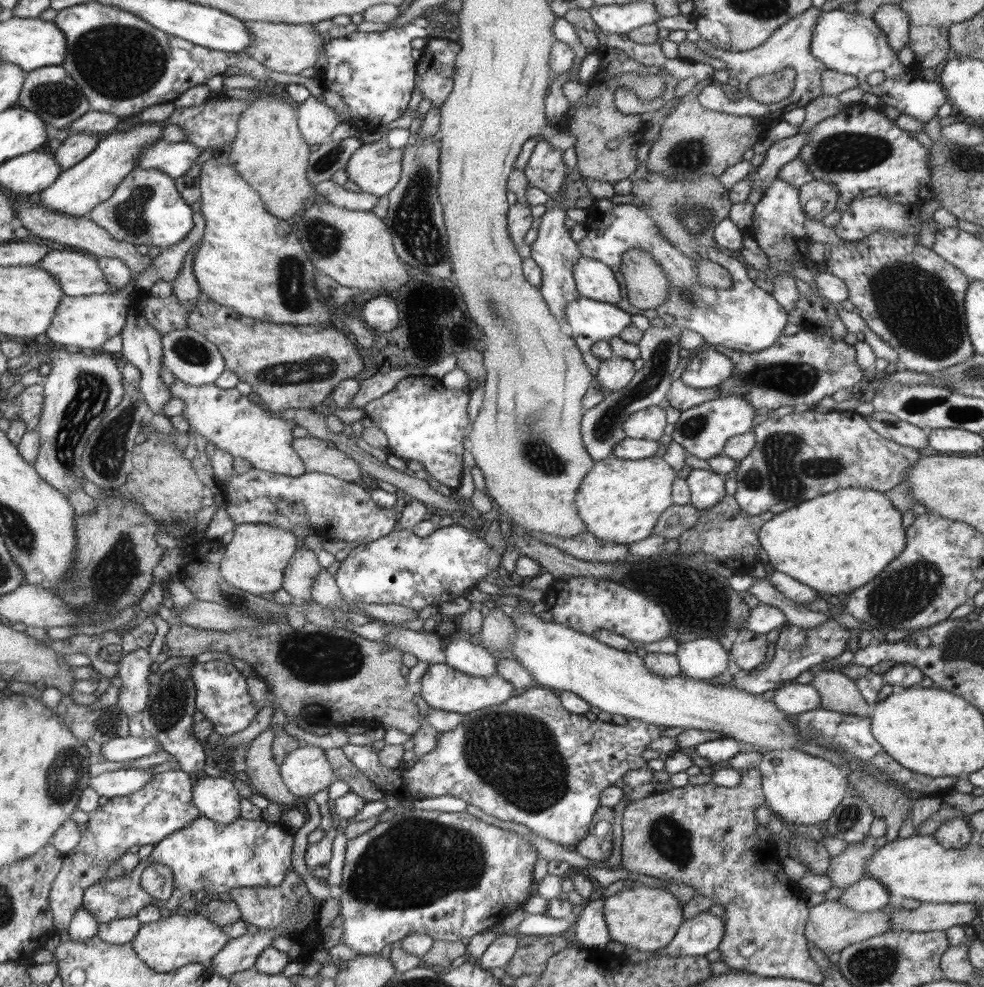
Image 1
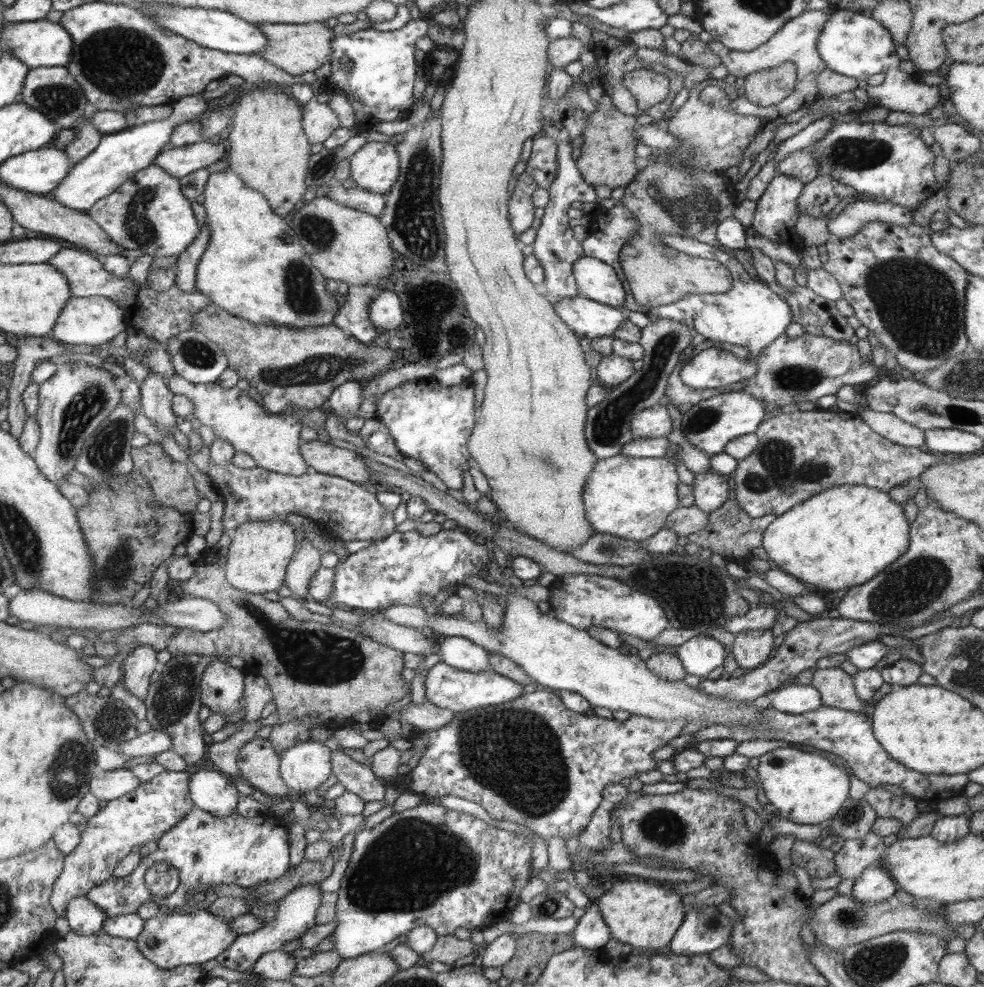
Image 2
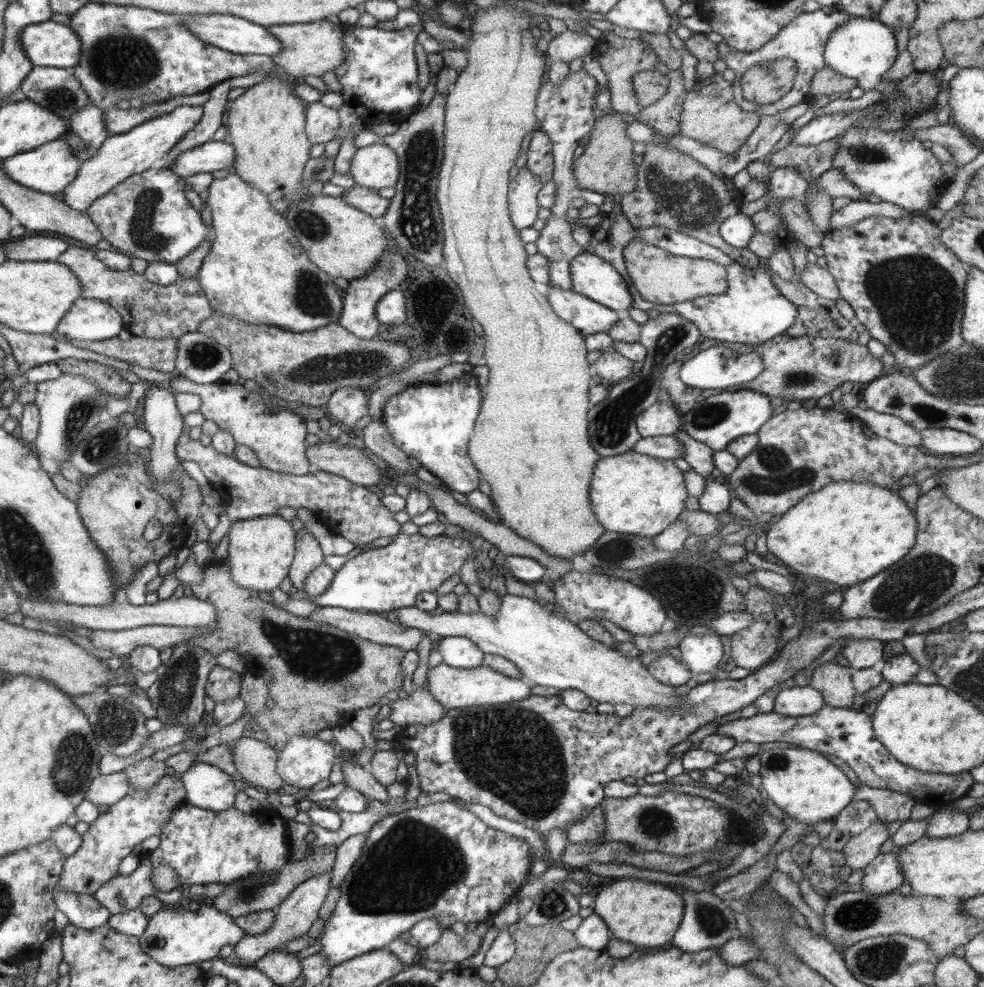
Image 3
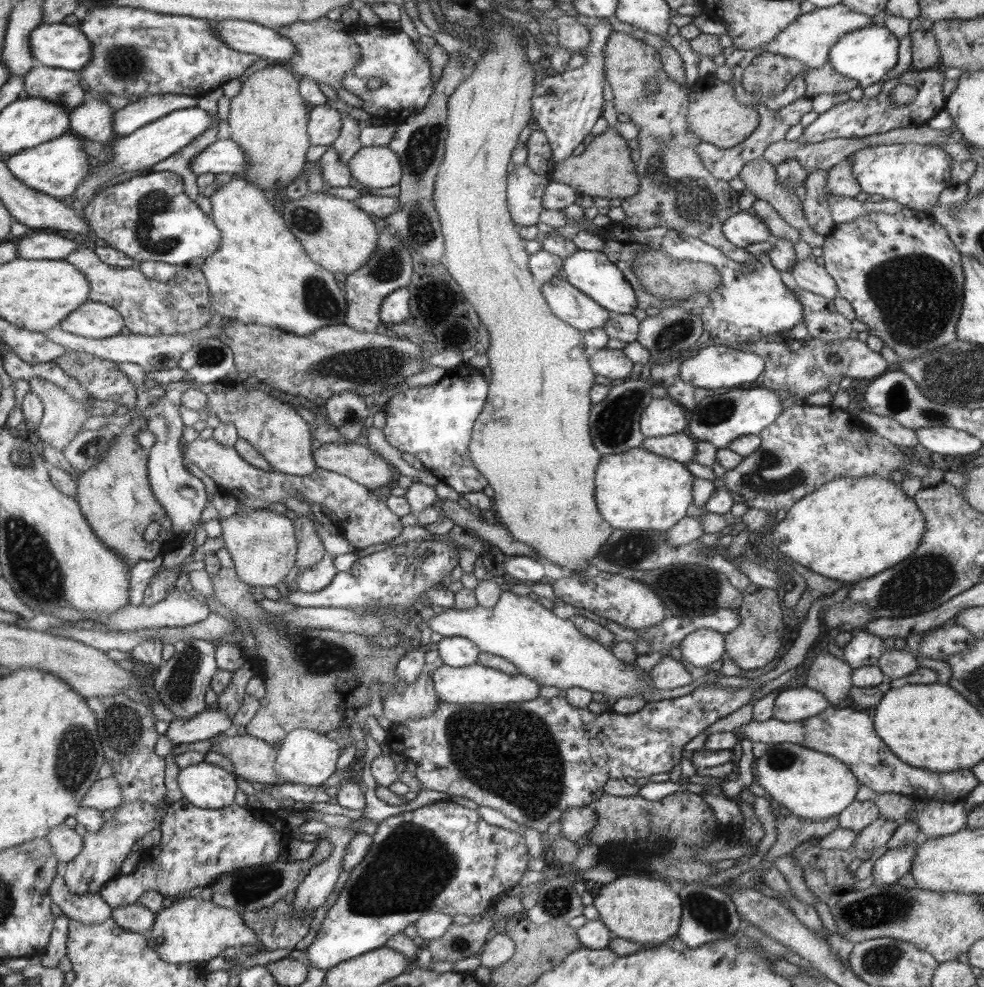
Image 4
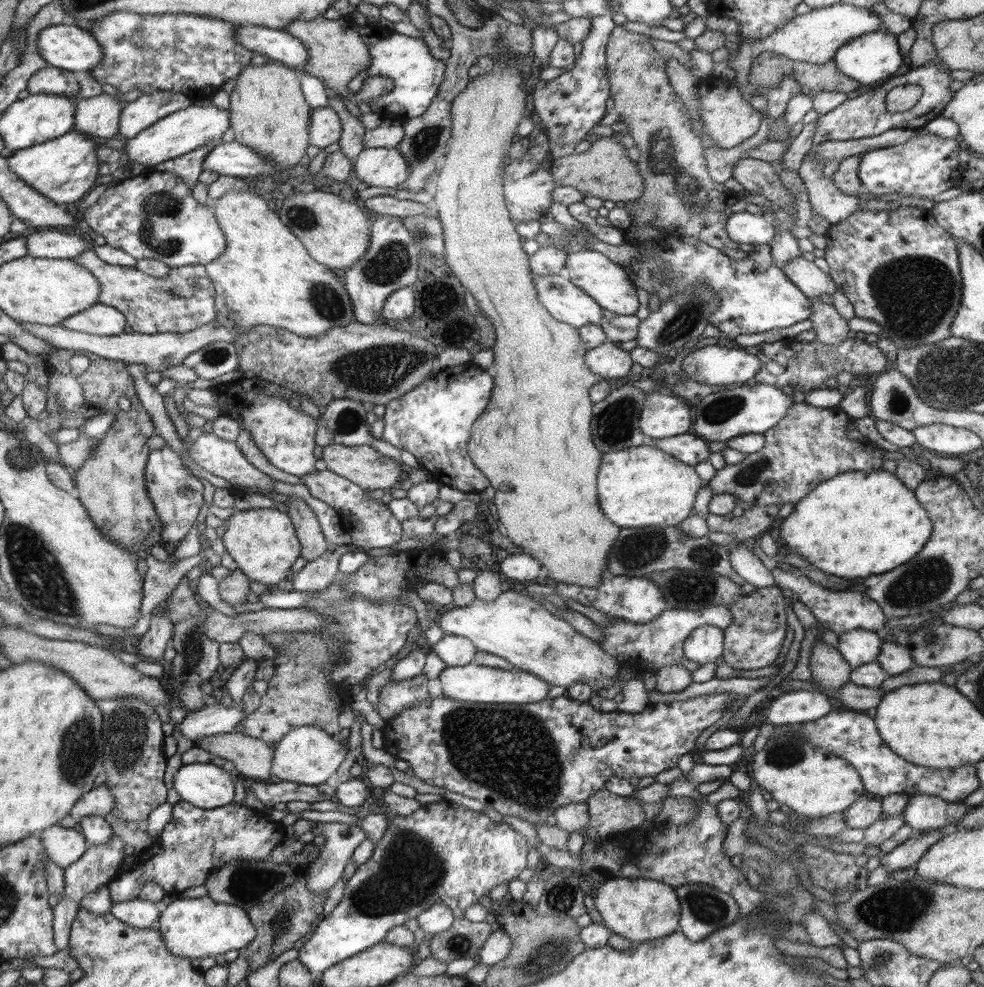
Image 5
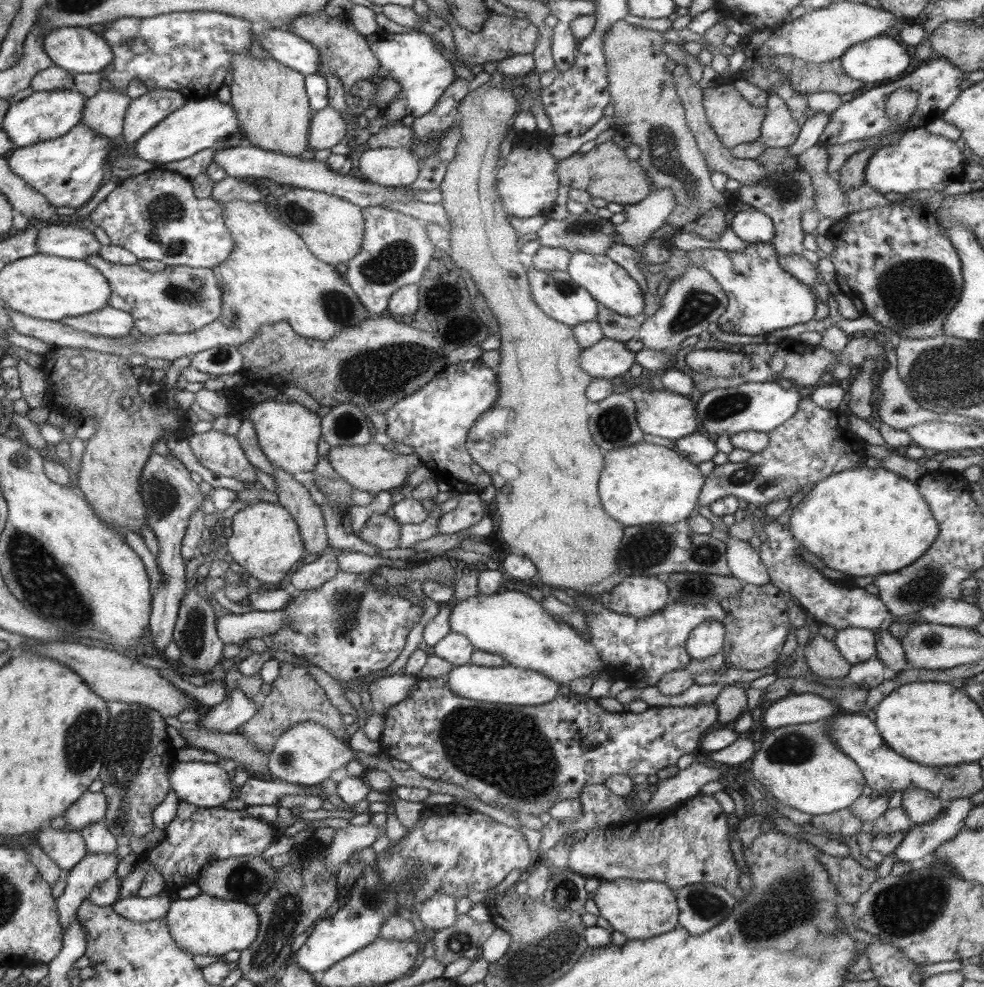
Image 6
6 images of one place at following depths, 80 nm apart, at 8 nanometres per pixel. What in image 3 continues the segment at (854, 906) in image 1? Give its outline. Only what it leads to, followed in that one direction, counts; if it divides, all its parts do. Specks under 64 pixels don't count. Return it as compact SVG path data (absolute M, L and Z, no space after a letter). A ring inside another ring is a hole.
M897 852L880 853L863 869L861 890L868 894L888 894L899 889L904 884Z

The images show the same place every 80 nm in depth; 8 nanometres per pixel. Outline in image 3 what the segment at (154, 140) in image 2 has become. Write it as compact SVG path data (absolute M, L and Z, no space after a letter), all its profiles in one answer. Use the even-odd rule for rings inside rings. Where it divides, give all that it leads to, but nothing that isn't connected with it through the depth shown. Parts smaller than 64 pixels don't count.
M176 106L169 113L147 120L124 134L110 135L99 149L86 155L77 177L63 190L63 201L74 210L85 213L94 201L110 193L115 186L133 174L144 173L148 169L161 169L165 164L165 157L174 153L174 146L185 137L184 133L193 129L203 116L202 106Z

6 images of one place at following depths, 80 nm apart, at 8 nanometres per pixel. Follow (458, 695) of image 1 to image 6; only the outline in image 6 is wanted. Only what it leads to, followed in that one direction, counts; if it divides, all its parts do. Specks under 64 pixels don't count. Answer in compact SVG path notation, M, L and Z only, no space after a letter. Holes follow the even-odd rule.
M473 662L453 667L444 677L446 685L453 690L454 695L468 698L472 701L490 702L498 704L520 704L520 706L538 706L550 702L558 696L560 684L550 680L546 675L535 670L526 670L512 666L488 668L475 665Z

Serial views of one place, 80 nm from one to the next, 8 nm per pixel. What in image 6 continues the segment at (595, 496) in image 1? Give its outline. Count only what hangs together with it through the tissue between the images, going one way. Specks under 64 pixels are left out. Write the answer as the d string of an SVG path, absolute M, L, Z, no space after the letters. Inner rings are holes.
M643 441L605 451L604 460L598 482L602 506L606 514L624 526L676 524L686 521L698 507L705 477L698 465L682 458L674 449Z

